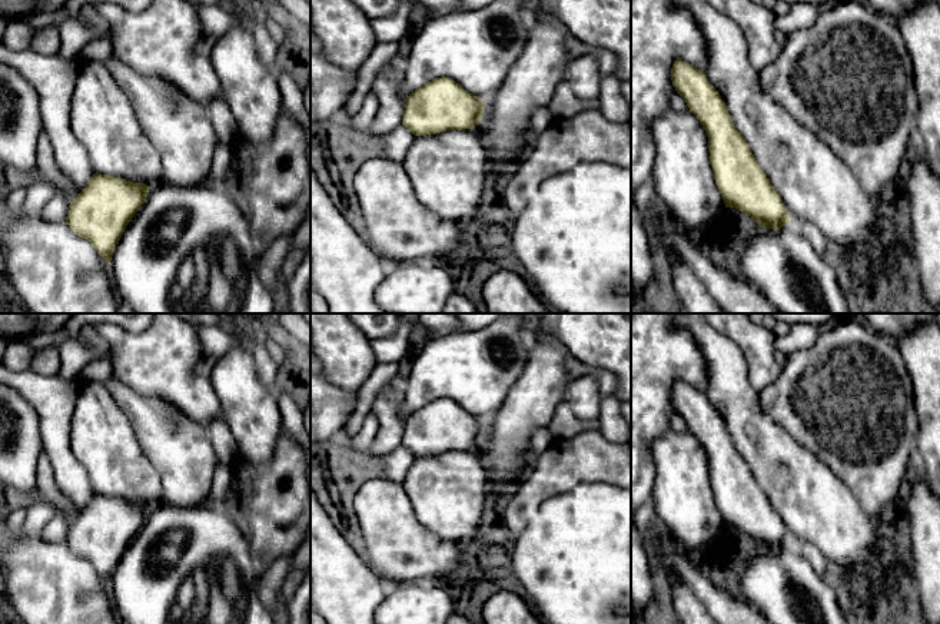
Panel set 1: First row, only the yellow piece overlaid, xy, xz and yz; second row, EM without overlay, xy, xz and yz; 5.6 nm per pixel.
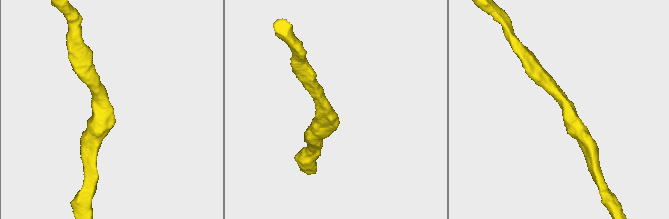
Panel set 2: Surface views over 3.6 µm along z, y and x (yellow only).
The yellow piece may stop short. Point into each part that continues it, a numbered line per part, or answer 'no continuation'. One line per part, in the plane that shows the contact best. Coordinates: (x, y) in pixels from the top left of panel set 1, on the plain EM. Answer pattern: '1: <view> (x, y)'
1: yz (813, 503)

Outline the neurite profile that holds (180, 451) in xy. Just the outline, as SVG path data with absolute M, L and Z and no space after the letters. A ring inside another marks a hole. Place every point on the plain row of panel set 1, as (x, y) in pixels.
M114 375L103 384L130 422L143 455L162 479L162 501L179 508L210 502L212 478L219 458L206 425L189 419L182 411L157 396L140 395L124 386Z

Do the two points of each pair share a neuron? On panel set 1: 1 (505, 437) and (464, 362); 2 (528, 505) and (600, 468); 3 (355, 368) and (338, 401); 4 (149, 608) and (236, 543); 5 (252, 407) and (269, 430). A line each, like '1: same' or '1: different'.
1: different
2: same
3: different
4: same
5: same

